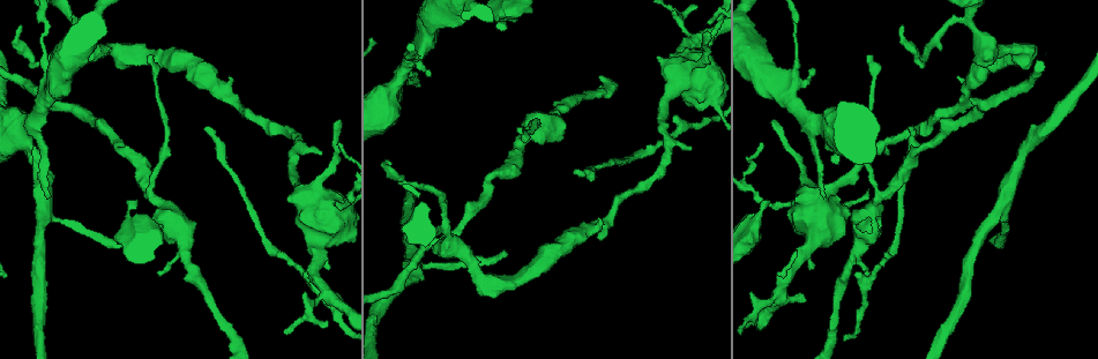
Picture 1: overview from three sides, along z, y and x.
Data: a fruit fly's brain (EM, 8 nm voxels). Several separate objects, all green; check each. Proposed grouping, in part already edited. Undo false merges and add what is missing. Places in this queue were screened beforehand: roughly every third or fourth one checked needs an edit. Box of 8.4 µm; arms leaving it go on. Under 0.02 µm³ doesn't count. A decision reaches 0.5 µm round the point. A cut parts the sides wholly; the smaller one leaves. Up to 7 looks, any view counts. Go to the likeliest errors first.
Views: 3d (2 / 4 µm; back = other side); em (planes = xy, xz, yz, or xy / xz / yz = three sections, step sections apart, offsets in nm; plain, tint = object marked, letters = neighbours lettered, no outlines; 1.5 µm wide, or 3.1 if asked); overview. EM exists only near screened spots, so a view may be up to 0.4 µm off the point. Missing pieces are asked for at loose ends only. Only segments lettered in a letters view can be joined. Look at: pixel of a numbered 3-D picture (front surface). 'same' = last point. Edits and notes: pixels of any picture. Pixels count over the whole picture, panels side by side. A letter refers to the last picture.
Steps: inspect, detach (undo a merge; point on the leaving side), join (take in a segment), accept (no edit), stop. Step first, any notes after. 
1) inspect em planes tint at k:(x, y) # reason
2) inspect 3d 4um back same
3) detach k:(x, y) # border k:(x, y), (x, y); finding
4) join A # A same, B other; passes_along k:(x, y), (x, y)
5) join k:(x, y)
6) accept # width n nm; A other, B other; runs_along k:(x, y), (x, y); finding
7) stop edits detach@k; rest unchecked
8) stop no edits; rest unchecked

inspect 3d 2um at 1:(691, 150) # an open end

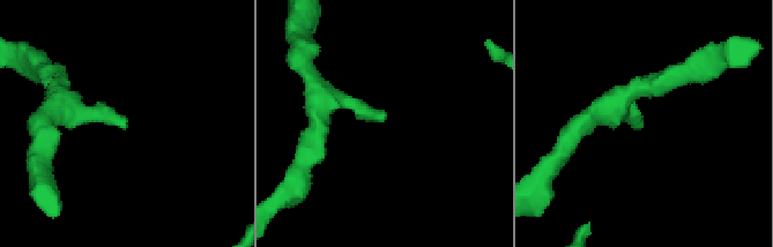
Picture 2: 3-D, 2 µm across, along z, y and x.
inspect em xz step 8 letters at 2:(127, 125) # shape alone is not enough

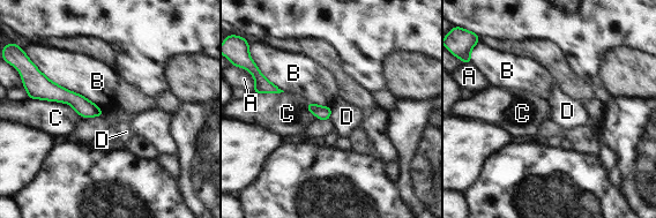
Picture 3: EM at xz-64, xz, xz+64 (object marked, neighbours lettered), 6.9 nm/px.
inspect em planes letters same

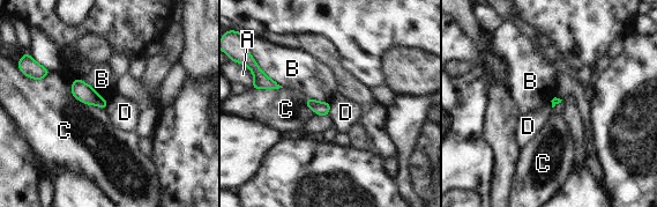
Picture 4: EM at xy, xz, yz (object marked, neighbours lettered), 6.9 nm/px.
accept # longest_contact C 320 nm; A other, B other, C other, D other; border 4:(328, 102), (329, 113); no lettered segment goes on from it

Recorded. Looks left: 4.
inspect 3d 4um at 1:(769, 201) # long arm stops here

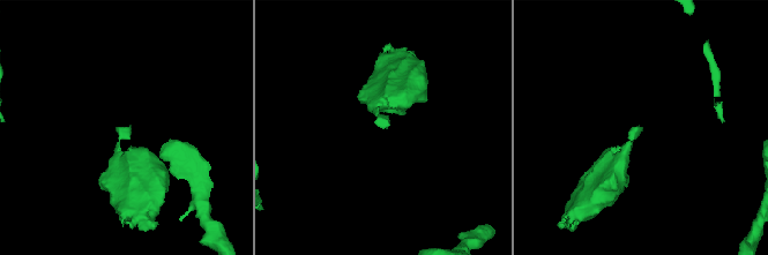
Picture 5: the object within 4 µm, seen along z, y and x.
inspect em planes plain at 5:(386, 126) # shape alone is not enough

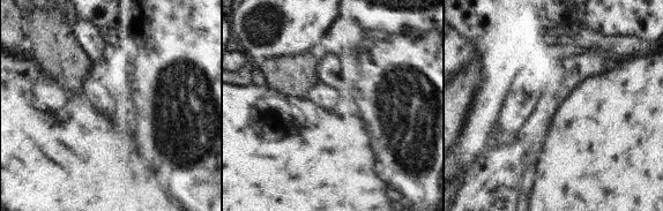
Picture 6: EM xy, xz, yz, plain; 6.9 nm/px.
inspect em planes letters same

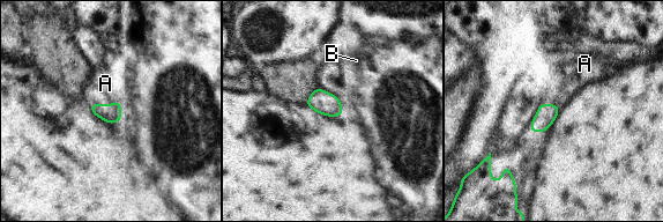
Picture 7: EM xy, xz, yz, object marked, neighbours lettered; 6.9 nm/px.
join A # width 130 nm; A same, B other; passes_along 7:(111, 113), (103, 104), (105, 83); the cell continues

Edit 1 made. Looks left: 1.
inspect em planes letters at 1:(146, 57) # narrows sharply

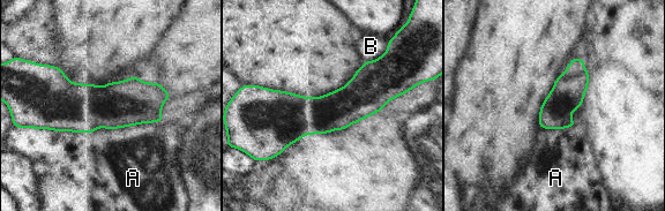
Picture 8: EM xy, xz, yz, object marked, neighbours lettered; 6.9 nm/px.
accept # width 220 nm; A other, B other; border 8:(149, 122), (98, 127), (92, 133); all the same cell

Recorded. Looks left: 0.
stop edits join@7; rest unchecked

